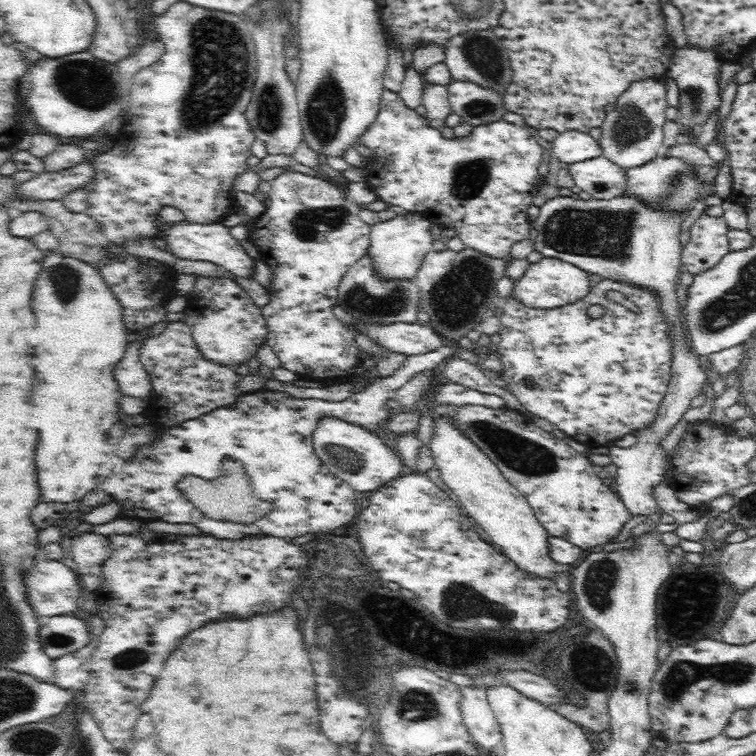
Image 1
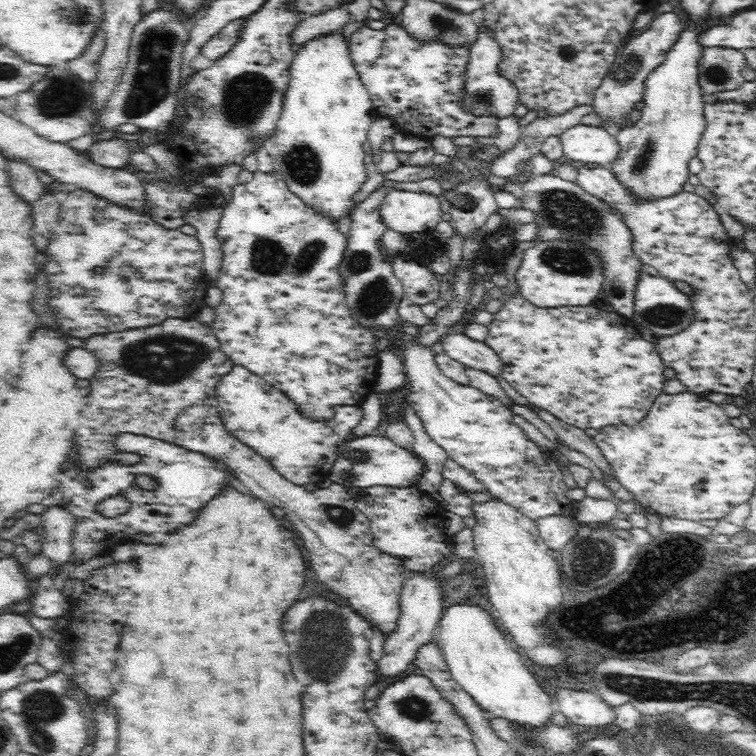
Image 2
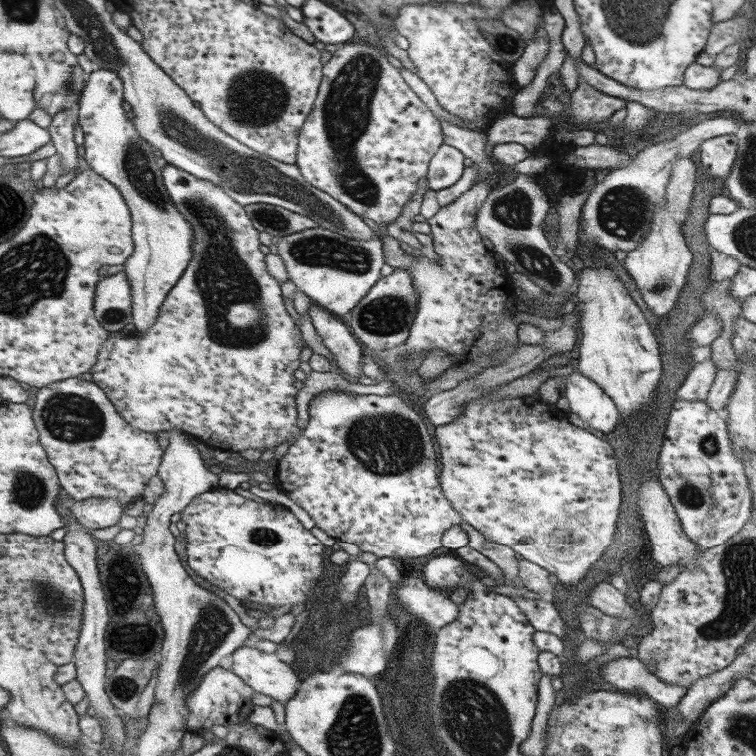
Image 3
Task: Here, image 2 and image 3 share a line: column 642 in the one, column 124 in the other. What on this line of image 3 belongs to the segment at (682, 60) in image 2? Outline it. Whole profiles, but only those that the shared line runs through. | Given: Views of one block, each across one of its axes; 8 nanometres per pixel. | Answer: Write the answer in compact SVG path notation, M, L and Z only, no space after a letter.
M101 69L99 72L90 74L77 110L79 122L86 134L85 158L87 162L98 174L120 188L132 209L133 240L136 247L126 264L126 272L133 288L133 323L137 331L145 332L155 324L164 299L179 282L186 267L190 266L194 258L194 228L183 213L174 206L166 185L162 184L163 174L160 174L160 166L156 164L156 154L154 154L156 149L138 134L133 118L128 116L128 110L124 110L126 97L127 88L122 76L118 76L118 72L114 70Z

